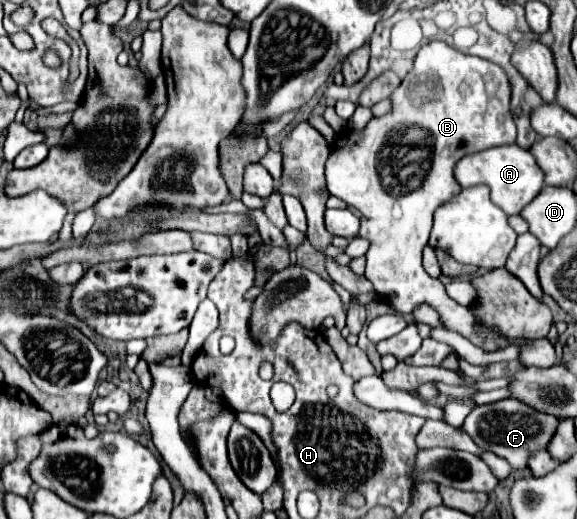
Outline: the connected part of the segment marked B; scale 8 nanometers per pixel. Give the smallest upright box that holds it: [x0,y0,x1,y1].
[325,40,527,352]

